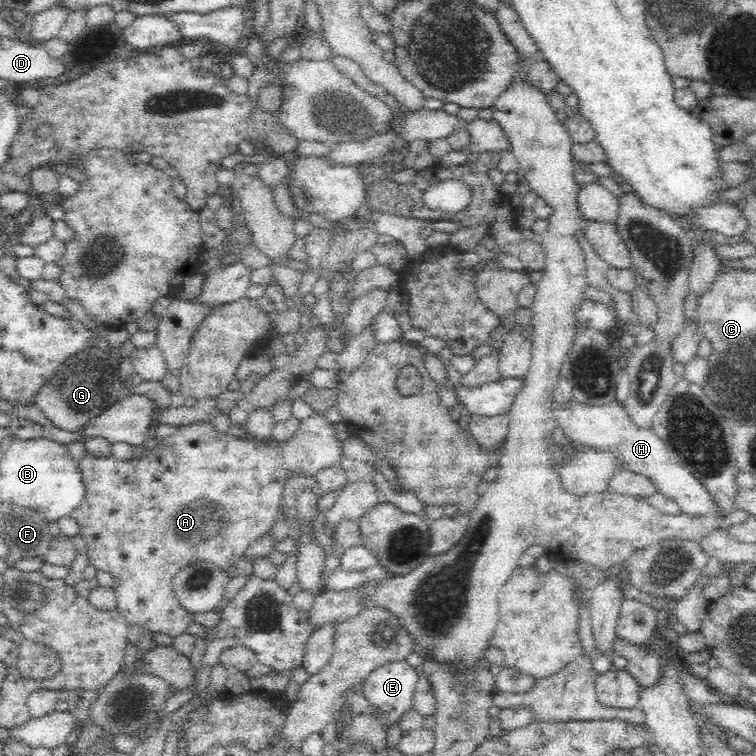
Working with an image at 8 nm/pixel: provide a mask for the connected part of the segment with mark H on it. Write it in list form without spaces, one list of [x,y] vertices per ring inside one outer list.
[[[616,399],[601,405],[570,400],[568,406],[556,406],[553,402],[552,411],[556,417],[556,427],[565,433],[573,446],[588,445],[617,451],[621,468],[652,478],[658,492],[674,500],[682,513],[691,517],[714,517],[724,520],[721,506],[706,489],[705,483],[689,467],[676,460],[673,452],[668,450],[664,441],[652,428],[637,427],[629,419],[624,406]]]

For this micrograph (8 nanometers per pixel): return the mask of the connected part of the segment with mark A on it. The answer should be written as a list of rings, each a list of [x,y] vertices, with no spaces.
[[[321,413],[306,416],[306,418],[298,422],[296,432],[288,440],[282,440],[282,442],[276,440],[272,444],[264,444],[257,439],[252,439],[250,436],[234,437],[228,432],[218,432],[214,430],[212,420],[194,422],[178,427],[178,430],[172,436],[158,440],[158,445],[152,450],[147,450],[145,456],[140,458],[118,460],[112,456],[95,456],[87,451],[80,460],[75,460],[75,465],[84,485],[85,497],[83,502],[71,512],[70,516],[78,523],[79,533],[85,539],[87,545],[85,554],[89,560],[89,565],[94,566],[98,571],[109,573],[114,578],[112,588],[117,599],[117,609],[122,612],[127,623],[135,624],[135,626],[138,624],[153,633],[178,637],[180,634],[184,634],[189,625],[192,624],[192,614],[184,610],[176,601],[172,584],[174,576],[183,567],[198,564],[199,562],[215,565],[218,569],[226,572],[232,567],[237,567],[238,562],[244,558],[244,554],[251,544],[261,538],[263,534],[267,534],[270,528],[274,526],[279,512],[278,496],[282,494],[288,478],[290,476],[313,477],[320,470],[340,463],[343,457],[344,441],[338,440],[336,430],[334,430],[334,423],[328,422],[326,416]]]

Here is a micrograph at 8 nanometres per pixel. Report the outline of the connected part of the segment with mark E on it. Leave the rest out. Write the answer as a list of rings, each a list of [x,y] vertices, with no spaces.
[[[402,659],[379,666],[364,681],[366,697],[382,713],[386,730],[411,707],[419,671]]]

